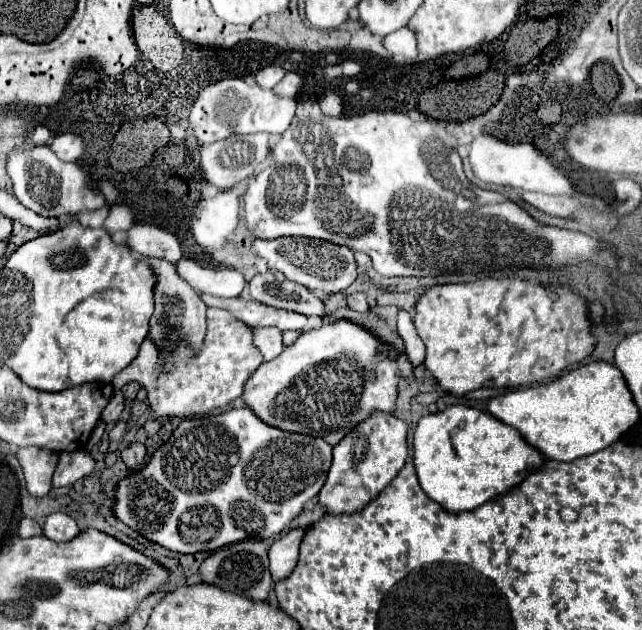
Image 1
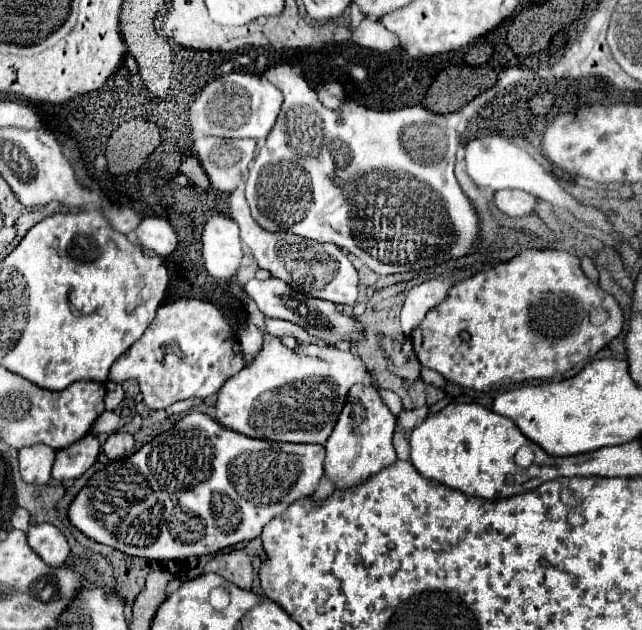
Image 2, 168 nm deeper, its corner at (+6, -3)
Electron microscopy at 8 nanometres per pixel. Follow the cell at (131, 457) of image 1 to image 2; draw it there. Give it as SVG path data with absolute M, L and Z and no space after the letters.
M112 433L104 443L104 453L110 459L124 459L134 451L134 439L130 433Z

